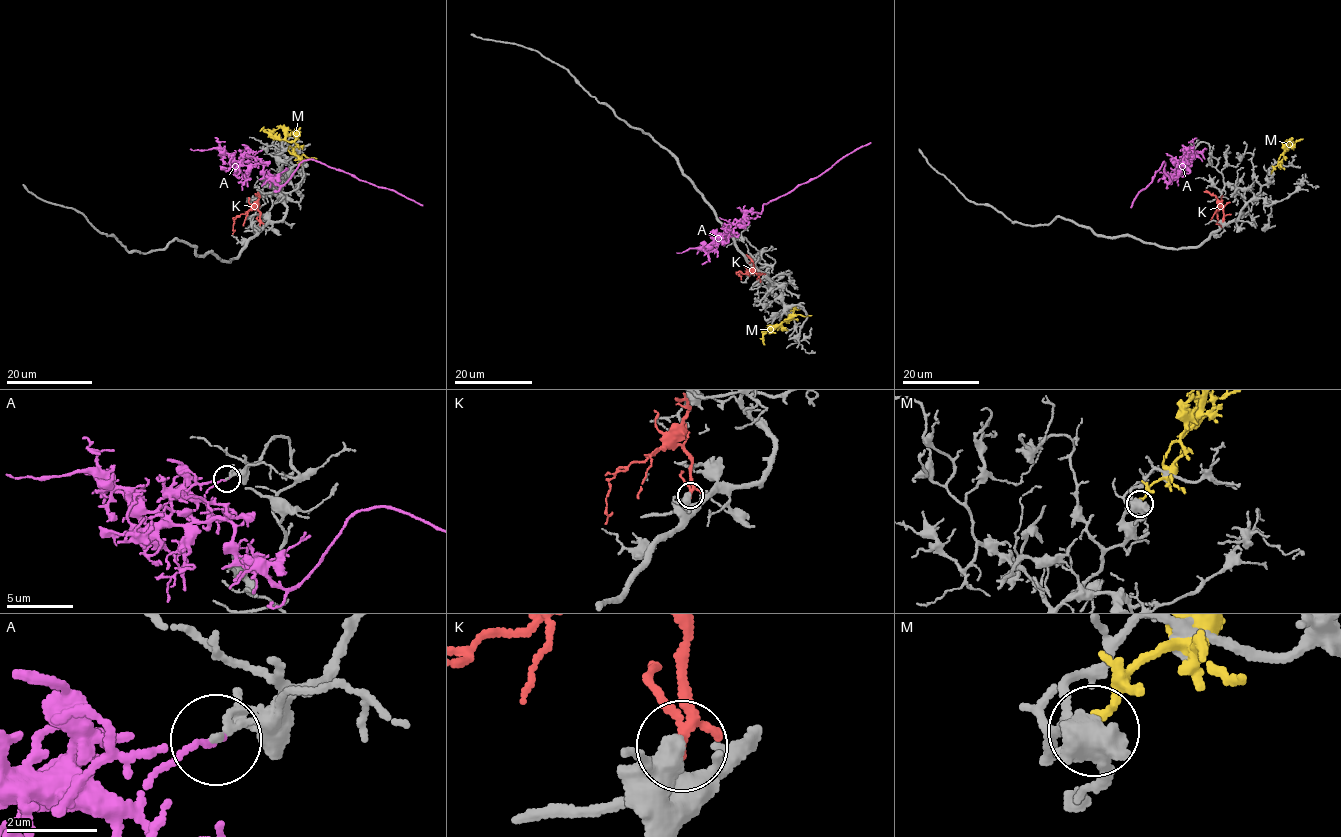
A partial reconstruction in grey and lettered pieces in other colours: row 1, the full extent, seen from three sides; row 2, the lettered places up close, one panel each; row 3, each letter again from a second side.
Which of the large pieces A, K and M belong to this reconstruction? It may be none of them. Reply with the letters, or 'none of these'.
K

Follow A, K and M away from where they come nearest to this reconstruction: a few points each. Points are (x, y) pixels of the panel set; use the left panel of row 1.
A: (261, 150), (254, 156), (256, 164), (276, 183), (283, 185), (300, 163), (316, 160), (423, 205)
K: (260, 225), (260, 213), (250, 209), (236, 217), (233, 233)
M: (300, 164), (293, 148), (296, 145), (276, 139), (263, 130), (264, 126)

